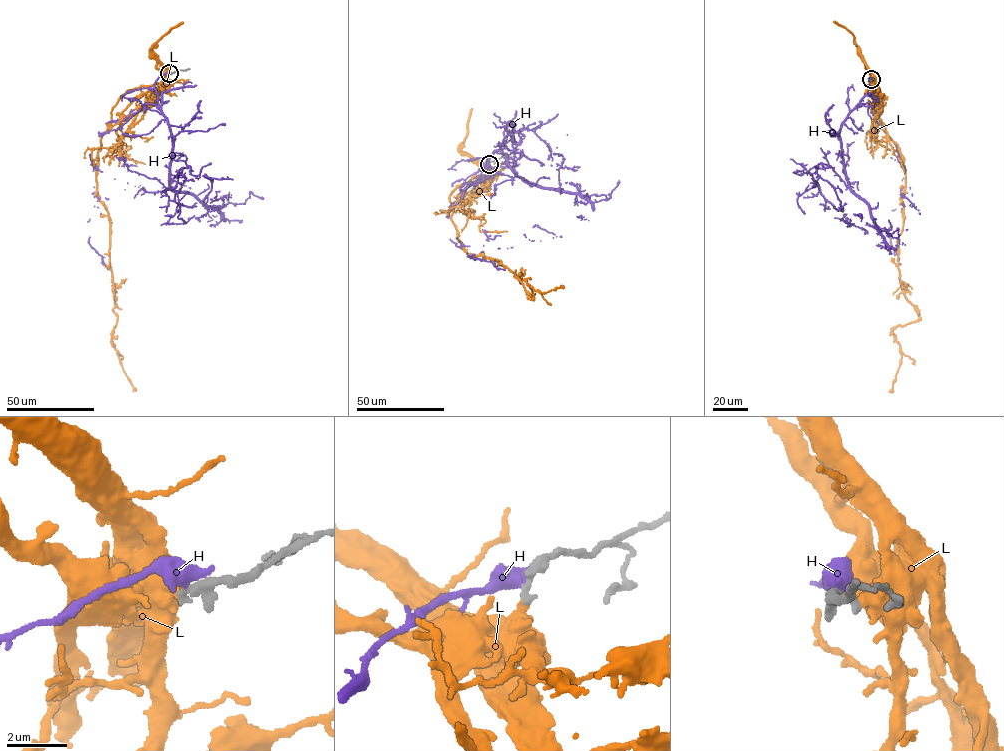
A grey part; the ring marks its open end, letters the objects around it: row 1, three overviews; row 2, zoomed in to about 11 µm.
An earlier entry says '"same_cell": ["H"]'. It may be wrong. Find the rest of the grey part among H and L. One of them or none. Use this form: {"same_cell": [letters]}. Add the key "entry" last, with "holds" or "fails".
{"same_cell": ["L"], "entry": "fails"}

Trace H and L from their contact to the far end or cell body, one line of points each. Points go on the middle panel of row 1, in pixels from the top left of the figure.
H: (489, 162), (478, 170), (499, 150), (516, 173), (527, 129), (563, 158), (558, 179), (531, 186), (514, 174)
L: (489, 164), (454, 205), (463, 247), (497, 260), (531, 298), (525, 280), (542, 293), (560, 285)

